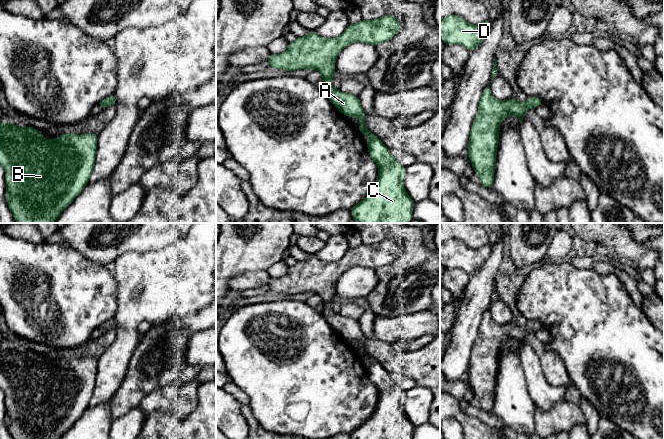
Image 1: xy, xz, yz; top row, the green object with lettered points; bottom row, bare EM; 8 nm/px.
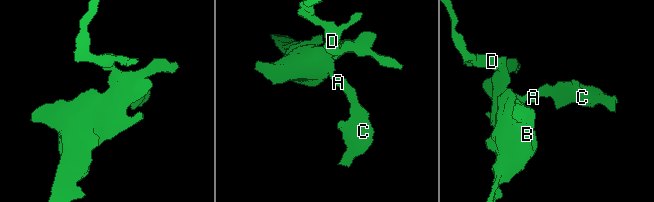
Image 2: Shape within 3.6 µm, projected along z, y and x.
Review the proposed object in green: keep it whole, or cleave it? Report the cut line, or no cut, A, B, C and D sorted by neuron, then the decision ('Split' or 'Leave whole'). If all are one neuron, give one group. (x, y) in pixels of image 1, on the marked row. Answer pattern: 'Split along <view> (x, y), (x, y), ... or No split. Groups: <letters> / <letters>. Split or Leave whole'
No split. Groups: A B C D. Leave whole

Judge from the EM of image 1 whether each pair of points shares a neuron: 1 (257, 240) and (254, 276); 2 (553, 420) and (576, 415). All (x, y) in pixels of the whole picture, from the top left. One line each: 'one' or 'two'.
1: two
2: one

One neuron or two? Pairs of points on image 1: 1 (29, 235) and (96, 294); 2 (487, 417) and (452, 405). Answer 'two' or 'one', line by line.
1: two
2: two

